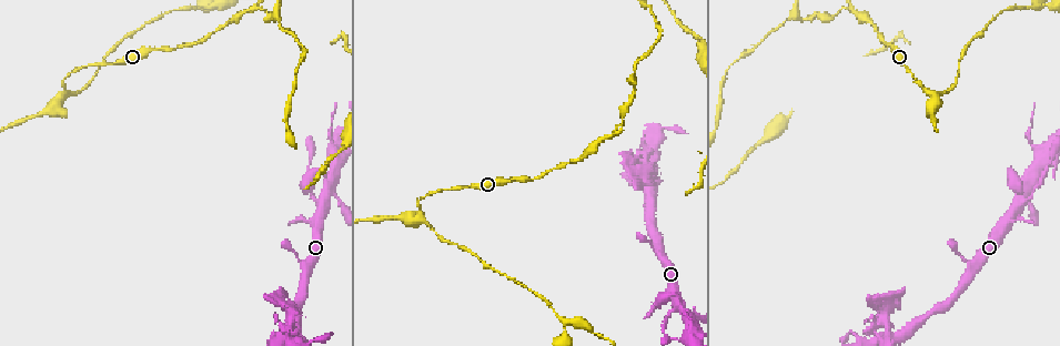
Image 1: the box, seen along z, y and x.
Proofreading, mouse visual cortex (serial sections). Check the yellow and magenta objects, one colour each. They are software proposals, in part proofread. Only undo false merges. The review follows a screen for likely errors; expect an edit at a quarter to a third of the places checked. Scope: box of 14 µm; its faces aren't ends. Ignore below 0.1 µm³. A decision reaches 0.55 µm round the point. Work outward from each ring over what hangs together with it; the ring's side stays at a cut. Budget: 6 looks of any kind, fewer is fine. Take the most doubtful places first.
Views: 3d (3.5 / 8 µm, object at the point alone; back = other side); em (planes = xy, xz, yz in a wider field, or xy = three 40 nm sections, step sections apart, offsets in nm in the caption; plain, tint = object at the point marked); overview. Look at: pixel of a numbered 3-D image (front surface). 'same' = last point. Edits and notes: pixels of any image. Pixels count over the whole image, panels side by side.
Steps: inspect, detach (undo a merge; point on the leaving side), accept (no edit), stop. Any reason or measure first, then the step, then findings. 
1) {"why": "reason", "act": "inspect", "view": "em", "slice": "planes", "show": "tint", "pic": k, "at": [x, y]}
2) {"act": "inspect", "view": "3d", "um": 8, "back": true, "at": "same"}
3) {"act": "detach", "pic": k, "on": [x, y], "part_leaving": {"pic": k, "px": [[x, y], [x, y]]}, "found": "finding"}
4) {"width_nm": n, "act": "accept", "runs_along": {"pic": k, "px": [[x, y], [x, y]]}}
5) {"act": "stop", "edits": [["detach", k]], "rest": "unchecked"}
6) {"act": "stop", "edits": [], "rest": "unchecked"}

{"why": "arms part here", "act": "inspect", "view": "3d", "um": 3.5, "pic": 1, "at": [888, 324]}

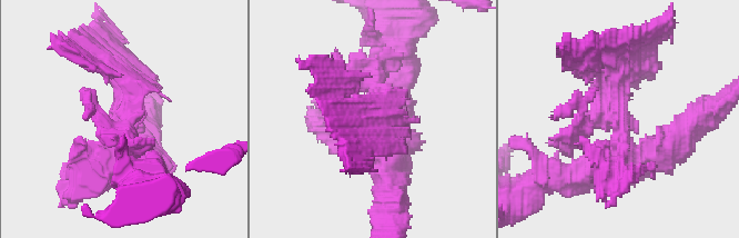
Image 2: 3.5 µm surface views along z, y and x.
{"why": "shape alone is not enough", "act": "inspect", "view": "em", "slice": "xy", "step": 2, "show": "plain", "pic": 2, "at": [126, 118]}

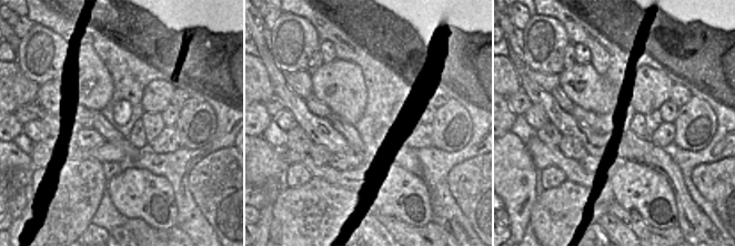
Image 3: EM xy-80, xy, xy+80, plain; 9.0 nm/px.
{"act": "inspect", "view": "em", "slice": "xy", "step": 2, "show": "tint", "at": "same"}

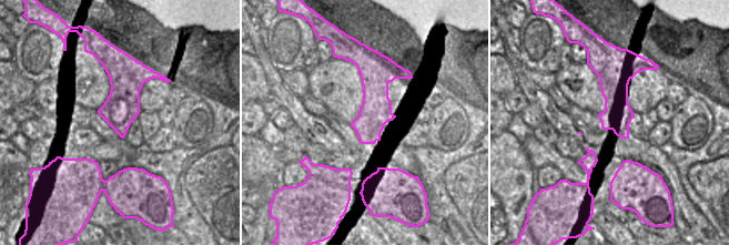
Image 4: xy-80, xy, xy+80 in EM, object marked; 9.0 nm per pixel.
{"act": "detach", "pic": 2, "on": [336, 140], "part_leaving": {"pic": 2, "px": [[623, 148], [620, 70], [606, 56]]}, "found": "a second cell is stuck on"}

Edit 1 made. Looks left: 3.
{"why": "looks like a crossing", "act": "inspect", "view": "em", "slice": "xy", "step": 2, "show": "tint", "pic": 1, "at": [682, 308]}

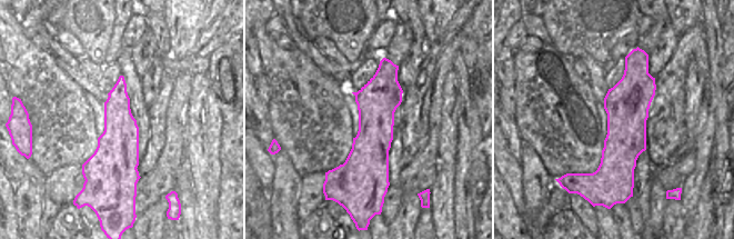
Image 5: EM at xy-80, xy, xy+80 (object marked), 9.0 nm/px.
{"why": "see where the arms go", "act": "inspect", "view": "3d", "um": 3.5, "at": "same"}

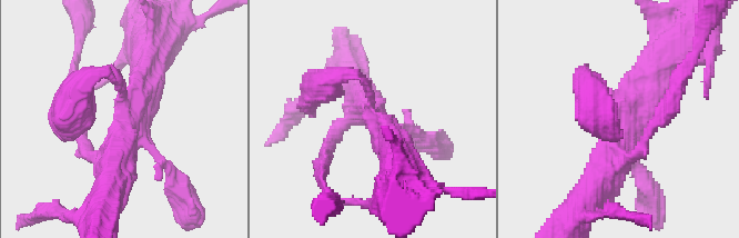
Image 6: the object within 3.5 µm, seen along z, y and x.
{"arm_widths_nm": [150, 150, 450, 450], "act": "accept", "runs_along": {"pic": 5, "px": [[385, 61], [375, 135], [360, 175]]}, "found": "continuous, no second cell"}

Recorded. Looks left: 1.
{"act": "stop", "edits": [["detach", 2]], "rest": "unchecked"}

